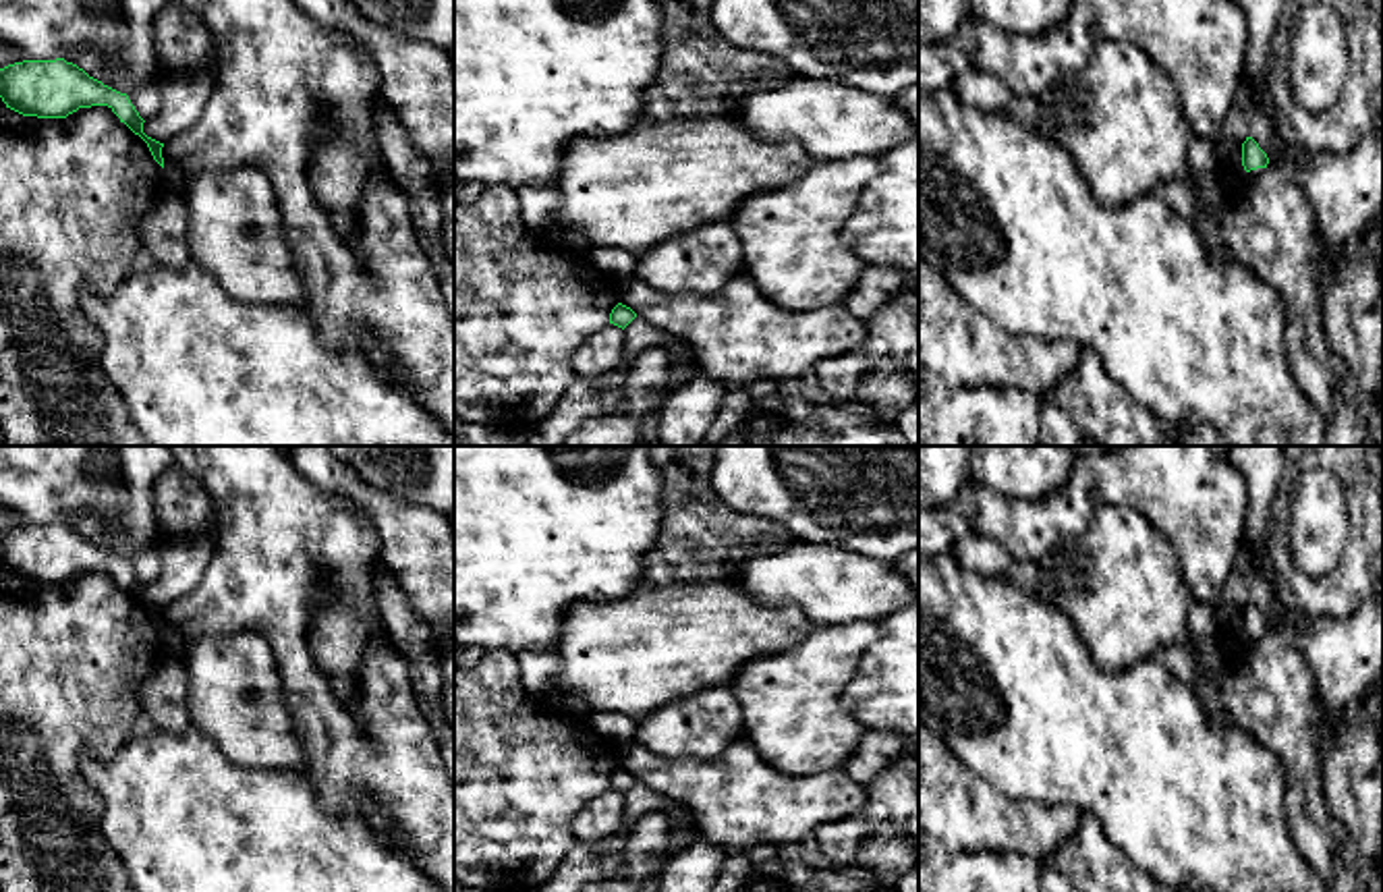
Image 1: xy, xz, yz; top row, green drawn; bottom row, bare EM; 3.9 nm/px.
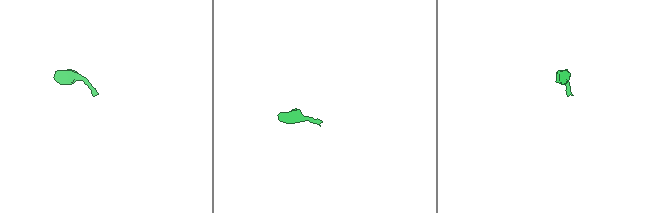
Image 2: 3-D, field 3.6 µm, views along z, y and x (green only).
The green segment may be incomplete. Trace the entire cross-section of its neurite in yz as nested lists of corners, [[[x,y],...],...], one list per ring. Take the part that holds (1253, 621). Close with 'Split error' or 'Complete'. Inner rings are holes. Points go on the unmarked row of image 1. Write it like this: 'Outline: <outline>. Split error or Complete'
Outline: [[[1246,602],[1246,606],[1242,608],[1242,631],[1248,656],[1257,651],[1257,643],[1263,639],[1267,629],[1267,618],[1259,612],[1259,608],[1252,602]]]. Split error

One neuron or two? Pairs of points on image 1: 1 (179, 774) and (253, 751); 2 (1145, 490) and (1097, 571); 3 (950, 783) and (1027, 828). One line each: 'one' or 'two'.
1: two
2: two
3: one

